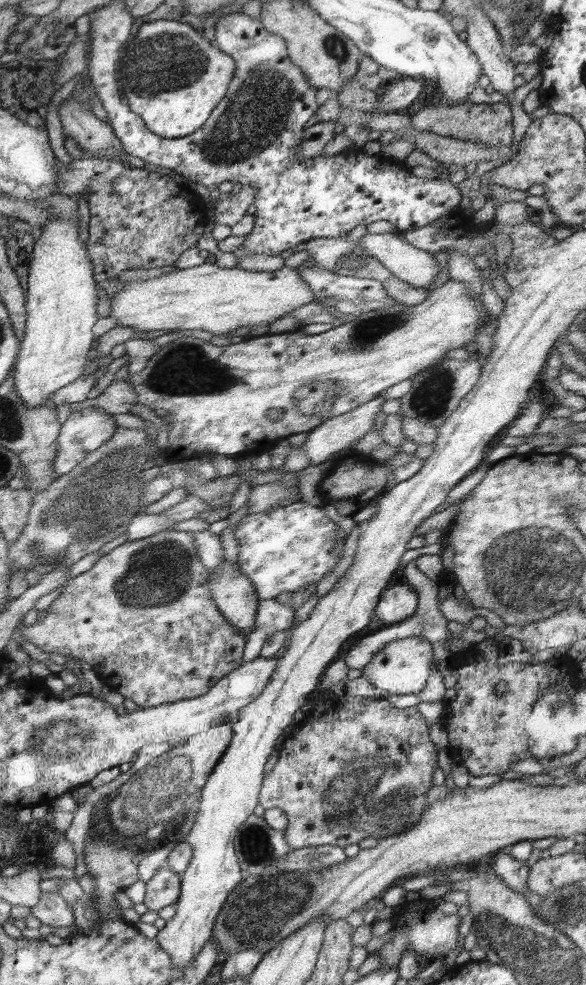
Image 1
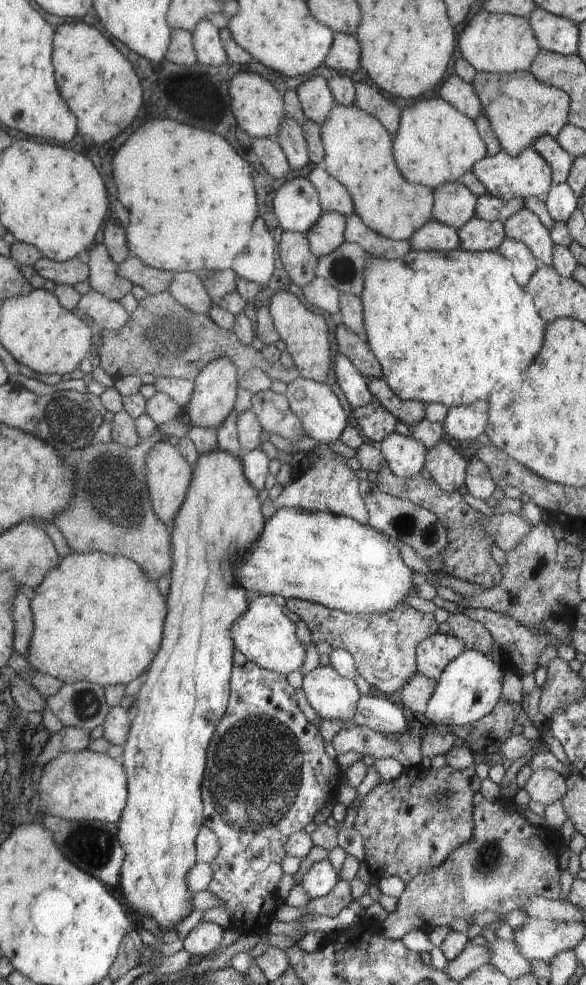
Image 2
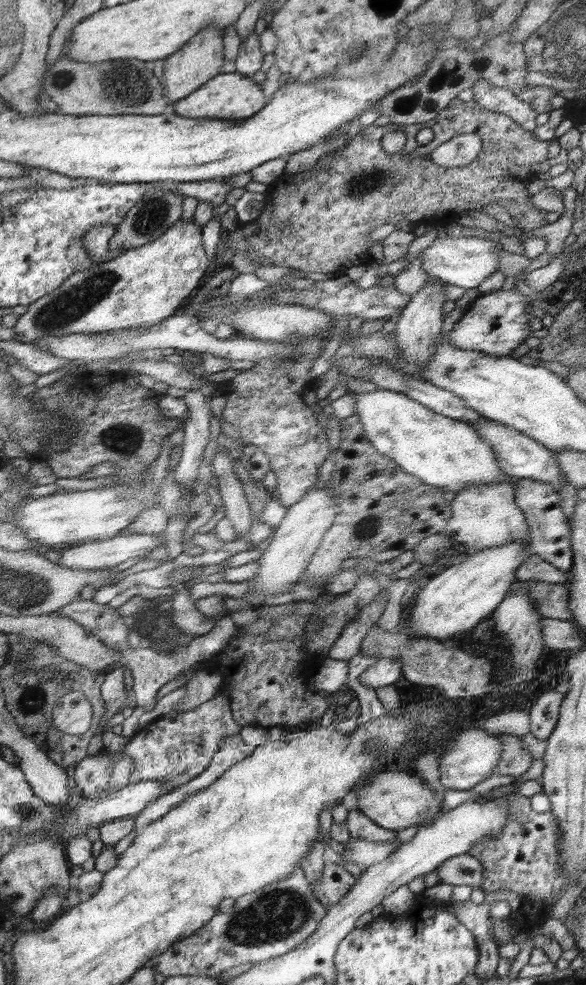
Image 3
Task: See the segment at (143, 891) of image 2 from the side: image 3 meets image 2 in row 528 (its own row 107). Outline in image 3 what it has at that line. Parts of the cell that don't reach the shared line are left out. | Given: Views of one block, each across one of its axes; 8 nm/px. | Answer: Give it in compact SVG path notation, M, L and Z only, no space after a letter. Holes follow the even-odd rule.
M222 73L202 85L188 97L174 102L172 112L186 118L205 118L241 121L253 117L266 106L266 98L262 88L256 84L252 77L240 73Z

